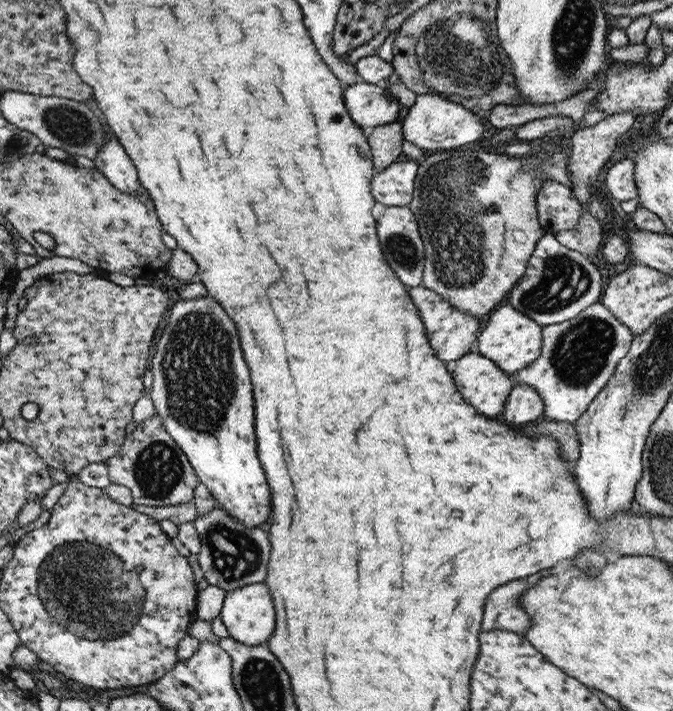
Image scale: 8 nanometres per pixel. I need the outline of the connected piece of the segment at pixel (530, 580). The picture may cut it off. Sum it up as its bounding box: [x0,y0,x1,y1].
[481,572,552,634]

